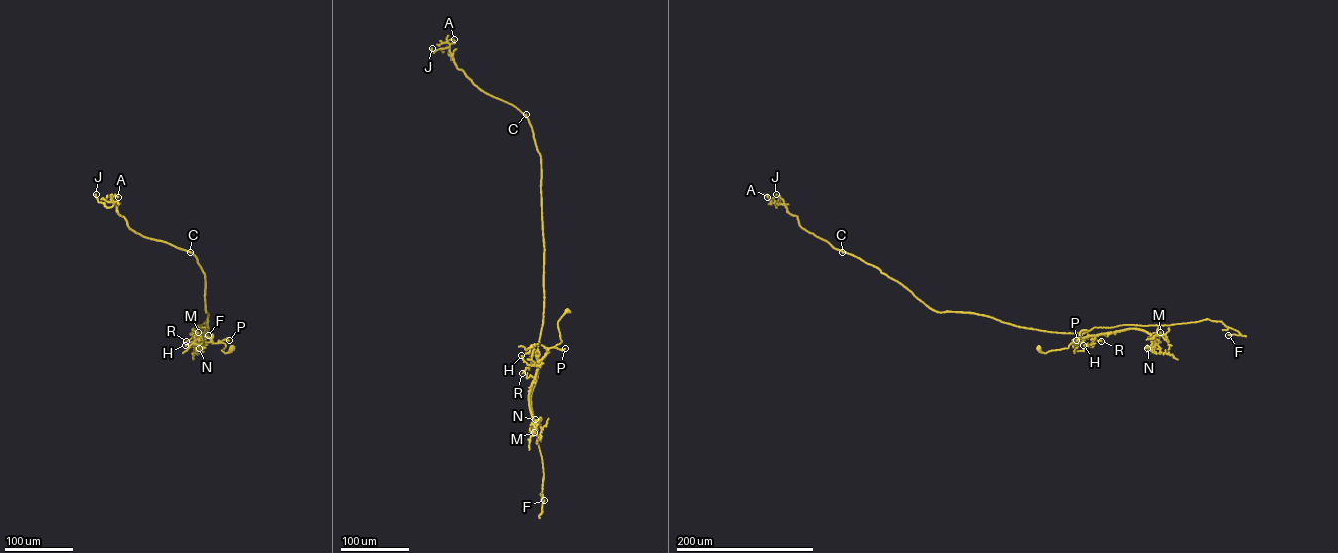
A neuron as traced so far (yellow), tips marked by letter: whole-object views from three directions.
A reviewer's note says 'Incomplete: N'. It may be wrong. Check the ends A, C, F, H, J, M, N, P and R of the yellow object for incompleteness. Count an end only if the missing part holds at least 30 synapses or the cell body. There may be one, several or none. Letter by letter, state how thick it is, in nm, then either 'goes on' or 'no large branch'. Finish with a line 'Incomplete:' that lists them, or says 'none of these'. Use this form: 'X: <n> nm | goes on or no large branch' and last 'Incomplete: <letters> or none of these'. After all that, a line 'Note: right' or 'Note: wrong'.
A: 750 nm | no large branch
C: 400 nm | no large branch
F: 240 nm | no large branch
H: 320 nm | no large branch
J: 500 nm | no large branch
M: 190 nm | no large branch
N: 240 nm | no large branch
P: 260 nm | no large branch
R: 220 nm | no large branch
Incomplete: none of these
Note: wrong

